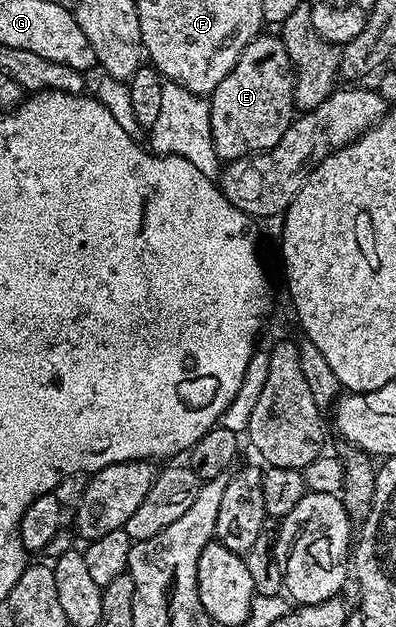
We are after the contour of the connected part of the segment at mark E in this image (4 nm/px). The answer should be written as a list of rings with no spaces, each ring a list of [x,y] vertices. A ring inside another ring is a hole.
[[[259,34],[239,54],[239,62],[208,97],[211,138],[218,161],[228,162],[267,152],[295,119],[293,73],[280,35]]]

